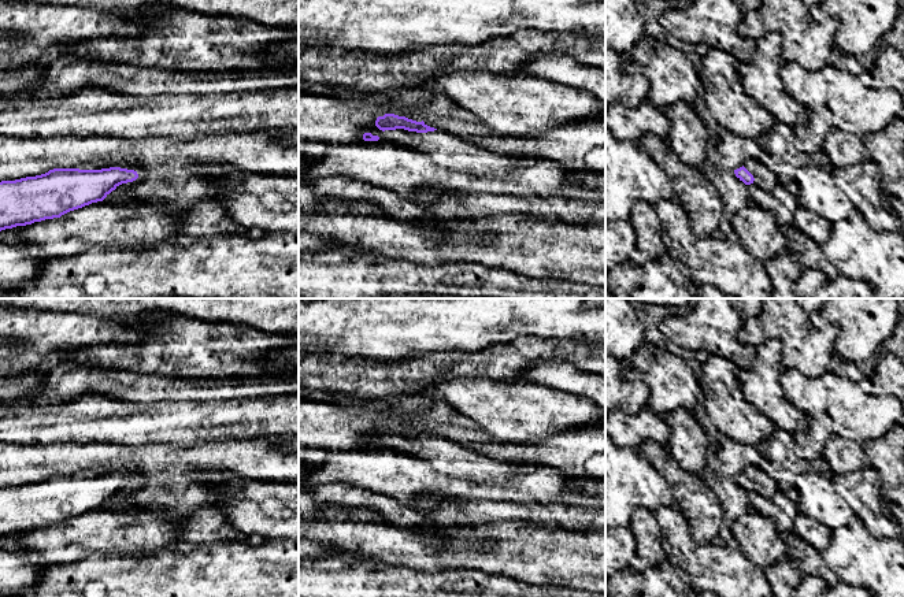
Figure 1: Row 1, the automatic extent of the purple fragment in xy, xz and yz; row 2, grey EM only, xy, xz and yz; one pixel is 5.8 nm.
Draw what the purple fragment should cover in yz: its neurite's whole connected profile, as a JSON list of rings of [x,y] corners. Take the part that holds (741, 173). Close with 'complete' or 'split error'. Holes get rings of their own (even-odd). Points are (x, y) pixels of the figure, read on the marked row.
[[[748,159],[742,167],[734,170],[734,174],[745,185],[755,183],[767,192],[771,192],[778,183],[774,170],[756,159]]]; split error

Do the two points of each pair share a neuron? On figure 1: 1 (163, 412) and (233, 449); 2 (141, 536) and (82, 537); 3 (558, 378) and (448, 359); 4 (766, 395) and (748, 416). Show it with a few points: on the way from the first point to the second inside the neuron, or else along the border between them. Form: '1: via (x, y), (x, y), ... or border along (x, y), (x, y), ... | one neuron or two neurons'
1: border along (249, 438), (208, 441), (186, 448) | two neurons
2: via (126, 534), (97, 534) | one neuron
3: border along (555, 360), (536, 360), (525, 371), (523, 379) | two neurons
4: border along (737, 386), (743, 396), (777, 427) | two neurons

